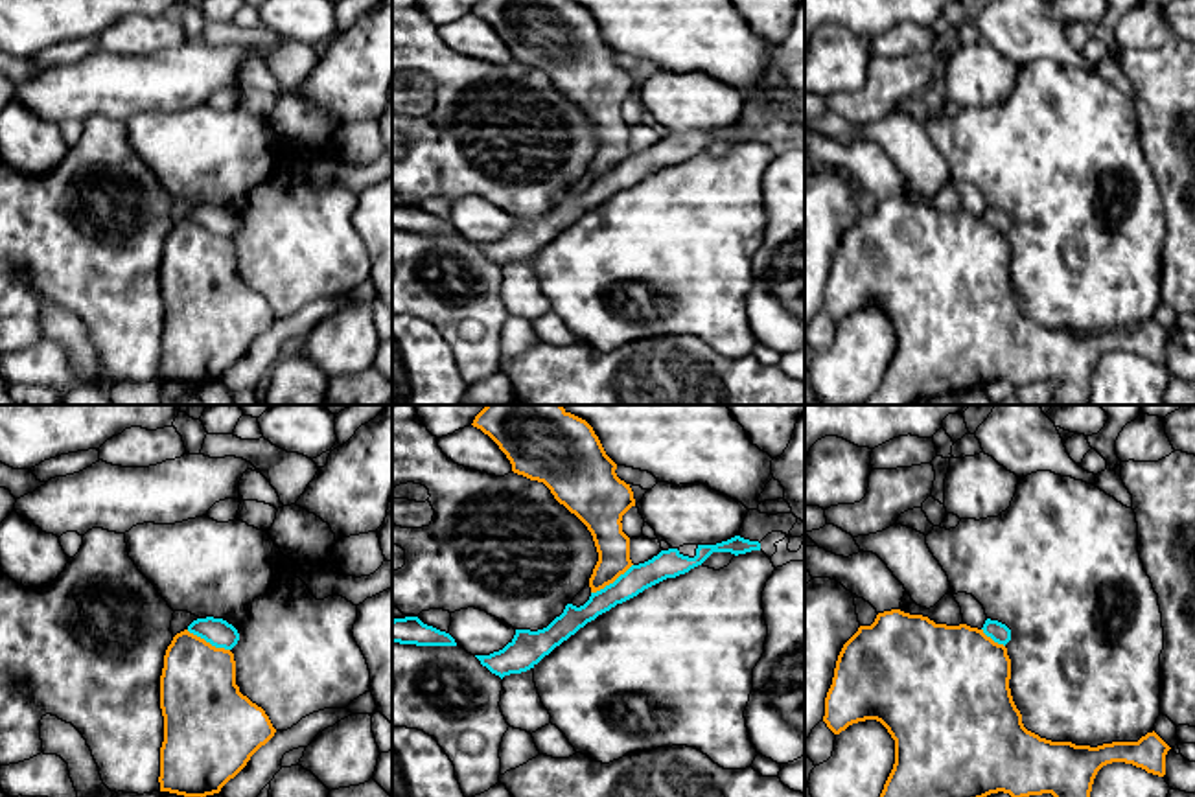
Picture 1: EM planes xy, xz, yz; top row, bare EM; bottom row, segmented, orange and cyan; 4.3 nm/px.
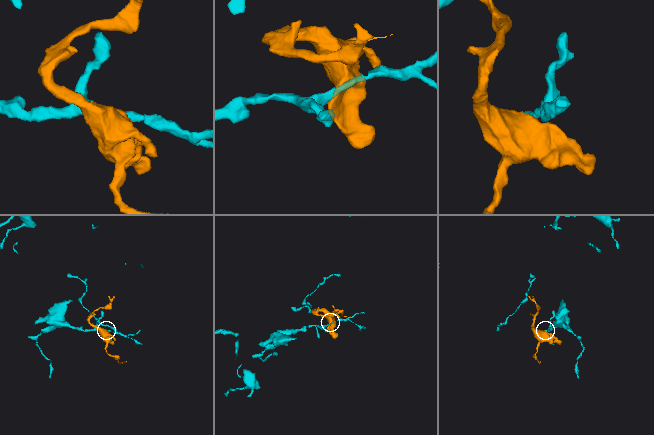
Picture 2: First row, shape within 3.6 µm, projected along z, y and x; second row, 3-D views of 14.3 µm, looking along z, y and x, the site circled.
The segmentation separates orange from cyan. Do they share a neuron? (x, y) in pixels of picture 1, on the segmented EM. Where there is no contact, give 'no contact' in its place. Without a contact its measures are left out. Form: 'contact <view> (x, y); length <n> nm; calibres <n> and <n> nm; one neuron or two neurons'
contact xy (208, 643); length 220 nm; calibres 340 and 120 nm; two neurons

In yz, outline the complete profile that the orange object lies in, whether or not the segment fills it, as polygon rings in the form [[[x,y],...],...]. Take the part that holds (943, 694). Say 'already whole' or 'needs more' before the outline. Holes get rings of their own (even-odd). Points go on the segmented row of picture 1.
already whole; [[[891,609],[878,613],[871,626],[860,626],[843,644],[825,698],[823,722],[834,734],[865,720],[876,720],[888,729],[895,740],[895,764],[880,797],[987,797],[998,791],[1011,797],[1042,793],[1090,797],[1097,771],[1112,762],[1132,764],[1158,777],[1166,775],[1166,755],[1171,747],[1154,731],[1138,742],[1112,742],[1097,747],[1051,742],[1027,731],[1013,701],[1009,679],[1007,648],[987,637],[983,630],[967,624],[935,624],[928,617]]]

